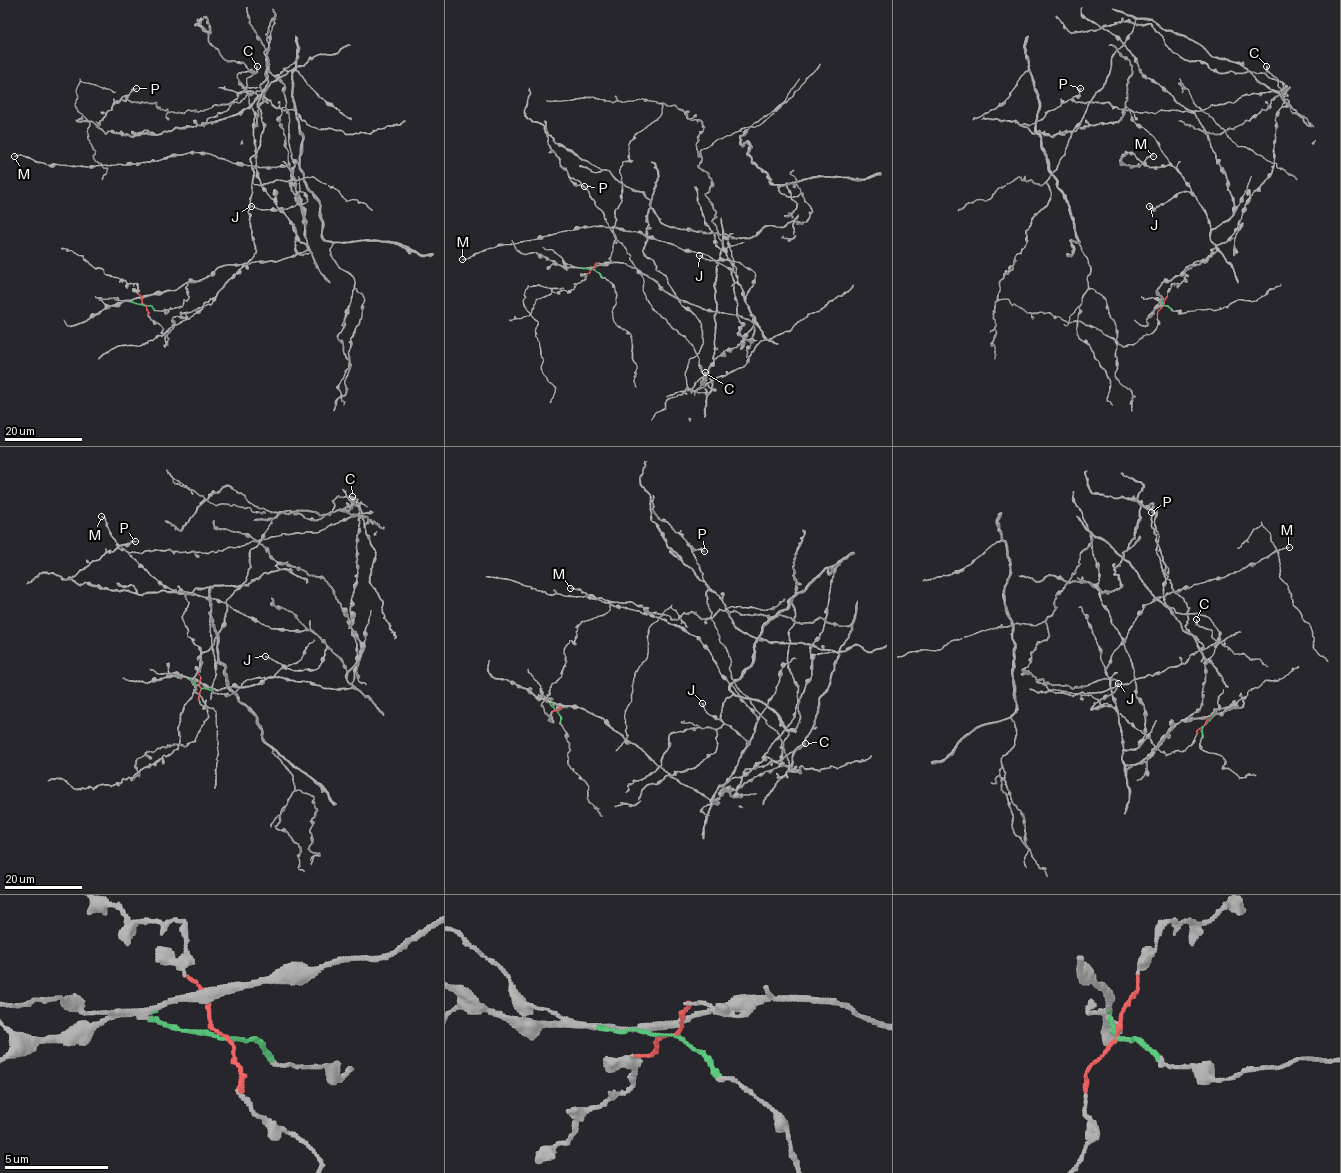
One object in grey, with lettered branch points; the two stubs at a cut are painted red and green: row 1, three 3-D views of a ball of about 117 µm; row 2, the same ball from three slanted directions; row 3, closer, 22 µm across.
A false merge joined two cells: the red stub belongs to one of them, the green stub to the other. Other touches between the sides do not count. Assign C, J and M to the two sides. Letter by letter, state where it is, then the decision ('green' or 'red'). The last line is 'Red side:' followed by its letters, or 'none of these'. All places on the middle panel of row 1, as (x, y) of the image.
C: (705, 372) | green
J: (699, 255) | green
M: (462, 259) | green
Red side: none of these

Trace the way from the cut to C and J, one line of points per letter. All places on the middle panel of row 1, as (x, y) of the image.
C: (592, 269), (580, 268), (625, 263), (679, 299), (755, 323), (736, 347), (714, 360), (694, 390), (704, 373)
J: (592, 269), (580, 268), (625, 263), (679, 299), (754, 323), (746, 303), (755, 274), (738, 262), (699, 255)

